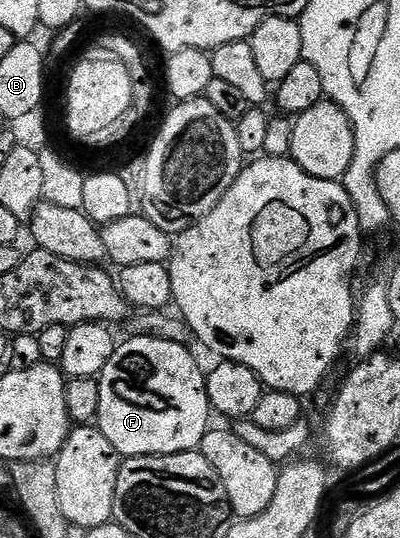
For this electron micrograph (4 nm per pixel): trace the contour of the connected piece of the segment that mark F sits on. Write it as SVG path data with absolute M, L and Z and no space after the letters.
M153 337L124 339L117 344L114 355L110 355L110 363L106 363L98 378L100 394L96 421L102 435L106 435L110 443L114 443L121 458L161 457L199 450L202 439L210 428L208 420L214 417L214 410L208 402L205 370L200 370L200 365L190 350L188 345Z

